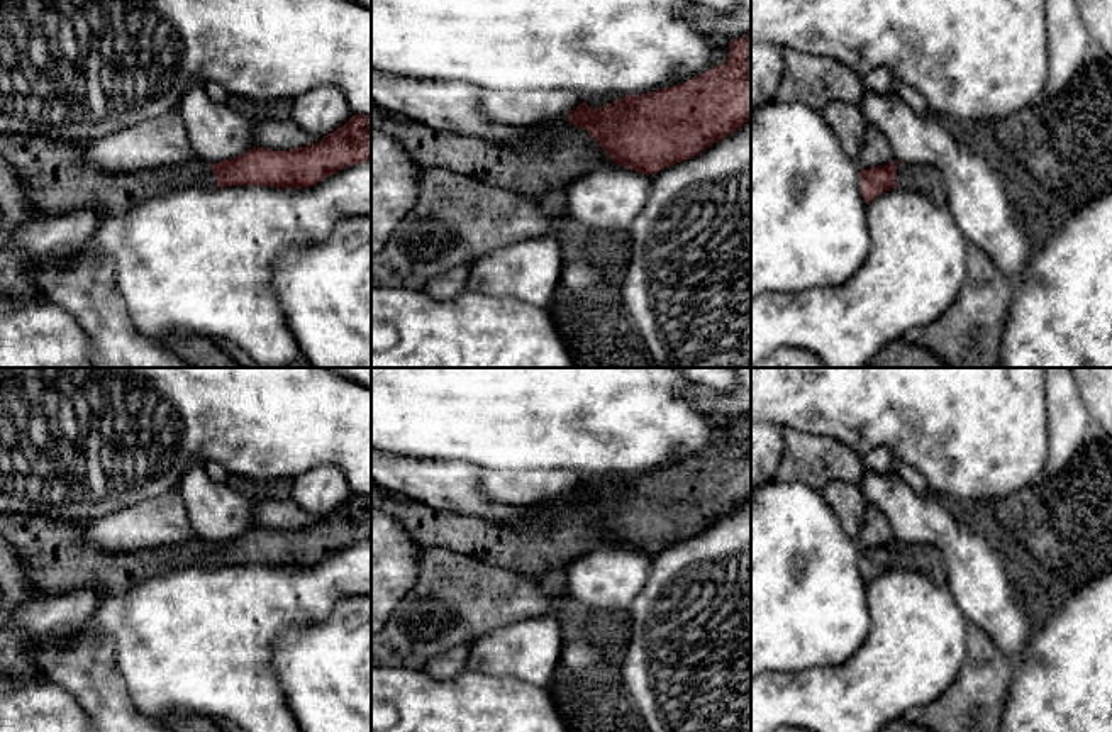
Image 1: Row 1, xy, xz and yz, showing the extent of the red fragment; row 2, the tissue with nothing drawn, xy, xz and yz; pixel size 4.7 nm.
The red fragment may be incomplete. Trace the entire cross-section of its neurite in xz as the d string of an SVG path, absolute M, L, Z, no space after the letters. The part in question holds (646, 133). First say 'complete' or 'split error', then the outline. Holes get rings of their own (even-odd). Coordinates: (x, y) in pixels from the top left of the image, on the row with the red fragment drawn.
split error; M751 36L731 41L729 51L727 59L720 66L685 83L649 93L626 95L600 108L590 108L585 100L570 114L541 120L532 125L534 141L531 144L493 144L478 137L437 130L407 115L393 114L376 103L371 103L371 129L378 129L393 137L420 168L453 169L486 185L536 198L542 198L551 190L566 188L580 176L590 175L603 163L610 161L654 176L668 166L698 156L712 144L736 132L746 122L751 122Z

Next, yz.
split error; M893 159L880 168L861 169L859 180L865 203L893 188L919 191L939 205L948 200L942 175L931 164L907 164Z

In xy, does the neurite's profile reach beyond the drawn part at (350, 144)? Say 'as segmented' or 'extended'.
extended

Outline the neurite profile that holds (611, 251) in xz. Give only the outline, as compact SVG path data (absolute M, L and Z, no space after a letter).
M566 217L553 236L563 249L563 271L546 310L571 354L573 368L658 368L622 300L631 232L592 230Z

